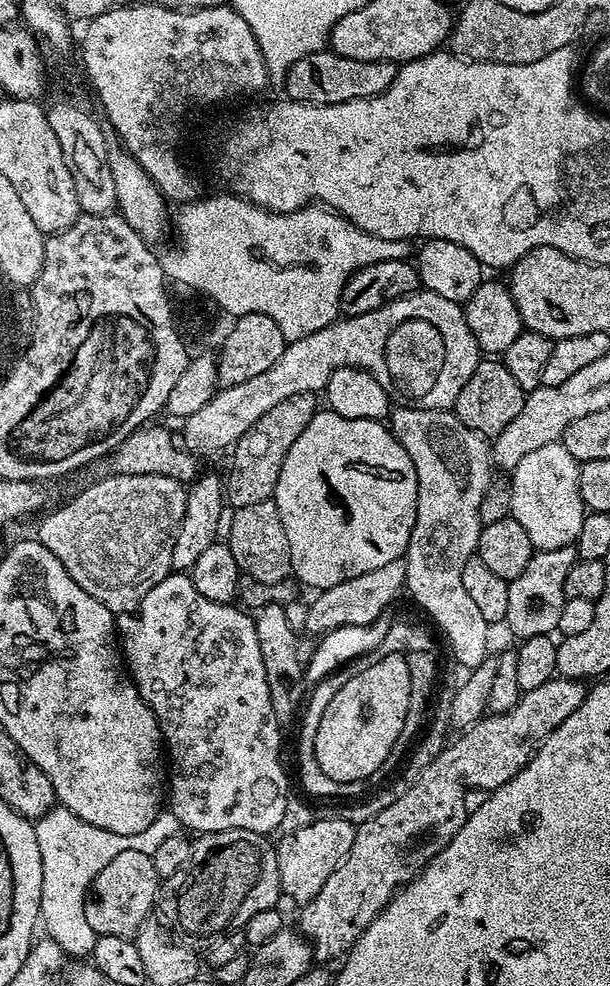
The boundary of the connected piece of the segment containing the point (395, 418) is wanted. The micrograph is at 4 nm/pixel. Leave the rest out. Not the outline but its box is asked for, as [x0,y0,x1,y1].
[390,406,494,670]

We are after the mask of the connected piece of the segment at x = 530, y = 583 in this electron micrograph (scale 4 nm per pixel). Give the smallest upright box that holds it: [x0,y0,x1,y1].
[504,544,577,640]

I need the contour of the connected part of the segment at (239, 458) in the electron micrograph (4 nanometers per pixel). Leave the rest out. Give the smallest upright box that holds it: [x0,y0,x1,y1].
[226,393,318,508]

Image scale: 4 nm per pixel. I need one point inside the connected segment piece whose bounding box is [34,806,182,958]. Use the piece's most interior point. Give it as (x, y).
(73, 853)

